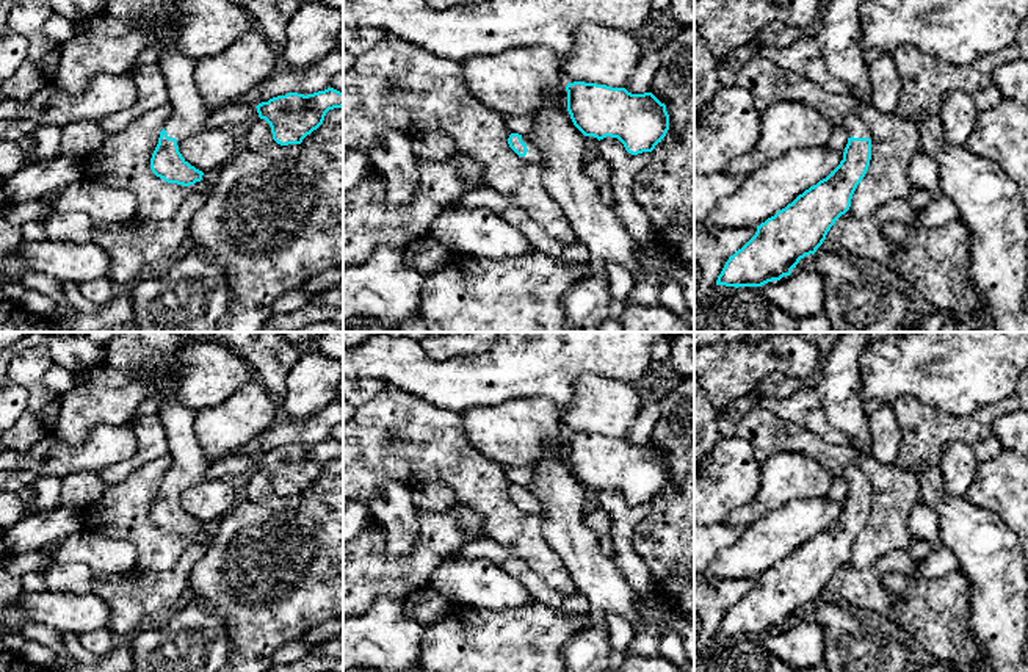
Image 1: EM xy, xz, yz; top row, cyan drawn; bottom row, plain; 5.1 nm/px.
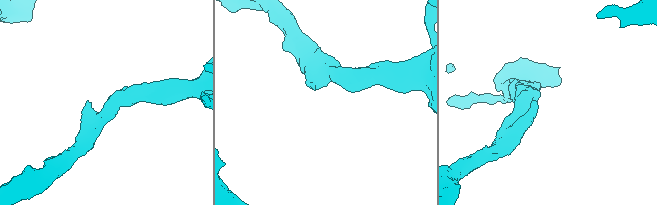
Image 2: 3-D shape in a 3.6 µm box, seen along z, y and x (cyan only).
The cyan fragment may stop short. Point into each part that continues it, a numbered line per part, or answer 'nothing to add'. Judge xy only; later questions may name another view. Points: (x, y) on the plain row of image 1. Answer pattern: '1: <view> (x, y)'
1: xy (132, 351)

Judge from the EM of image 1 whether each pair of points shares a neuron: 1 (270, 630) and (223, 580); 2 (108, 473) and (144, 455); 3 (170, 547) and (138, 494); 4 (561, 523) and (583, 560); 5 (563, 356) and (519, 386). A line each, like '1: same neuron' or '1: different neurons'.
1: same neuron
2: same neuron
3: same neuron
4: same neuron
5: same neuron

